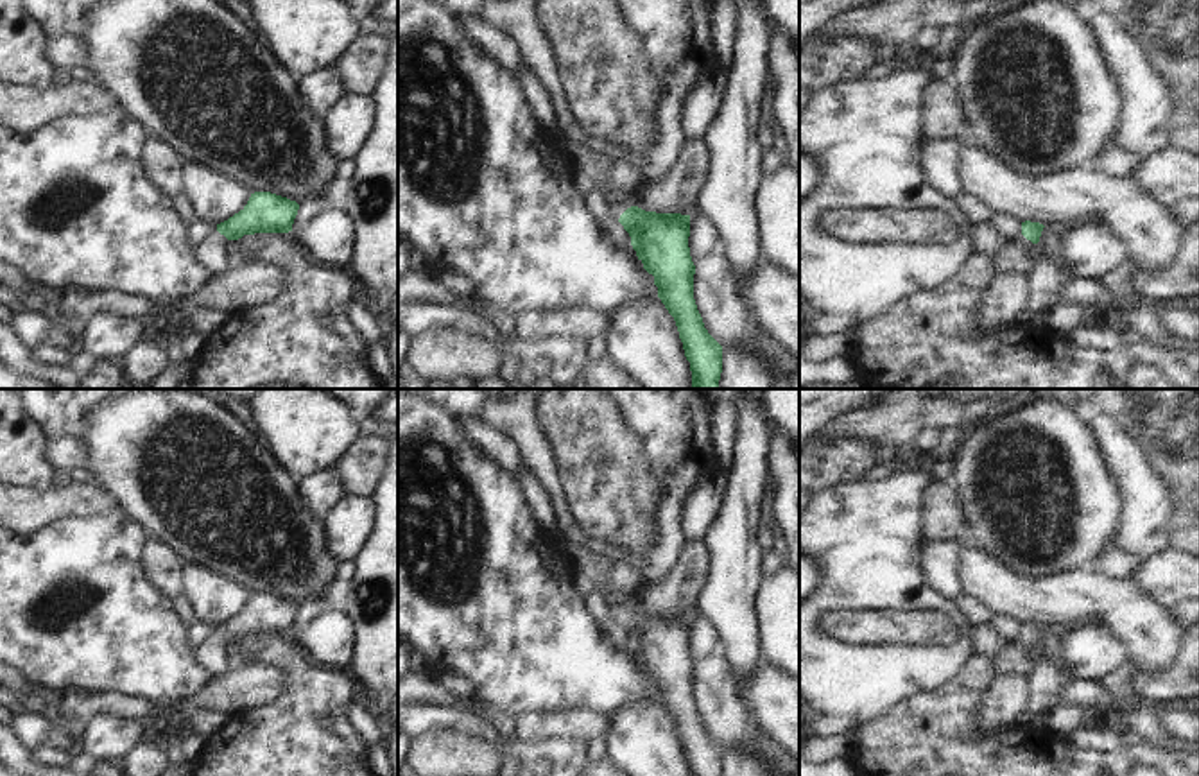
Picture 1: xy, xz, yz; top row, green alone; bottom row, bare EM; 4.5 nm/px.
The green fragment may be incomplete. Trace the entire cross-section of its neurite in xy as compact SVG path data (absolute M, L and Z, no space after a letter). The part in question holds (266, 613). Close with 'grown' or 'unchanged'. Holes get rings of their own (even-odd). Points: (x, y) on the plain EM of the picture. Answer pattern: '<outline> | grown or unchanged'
M271 593L251 595L247 606L217 625L217 629L197 647L197 661L210 677L217 677L228 670L226 645L244 636L254 634L289 634L299 606Z | grown

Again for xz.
M611 606L609 613L629 634L643 670L654 677L658 699L676 722L692 776L720 776L722 747L704 729L694 701L690 616L656 615L618 606Z | grown

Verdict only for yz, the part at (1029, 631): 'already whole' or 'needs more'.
needs more

